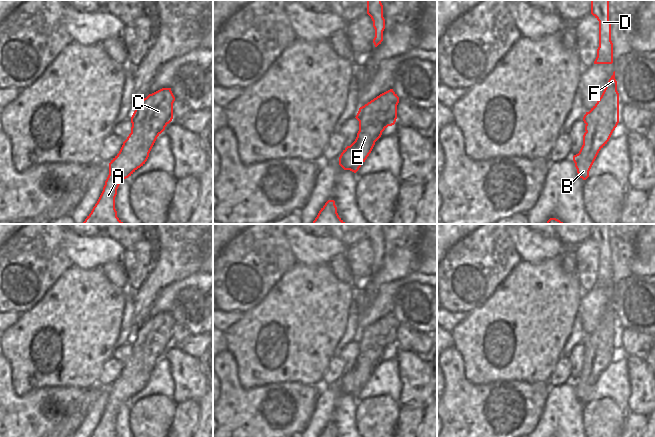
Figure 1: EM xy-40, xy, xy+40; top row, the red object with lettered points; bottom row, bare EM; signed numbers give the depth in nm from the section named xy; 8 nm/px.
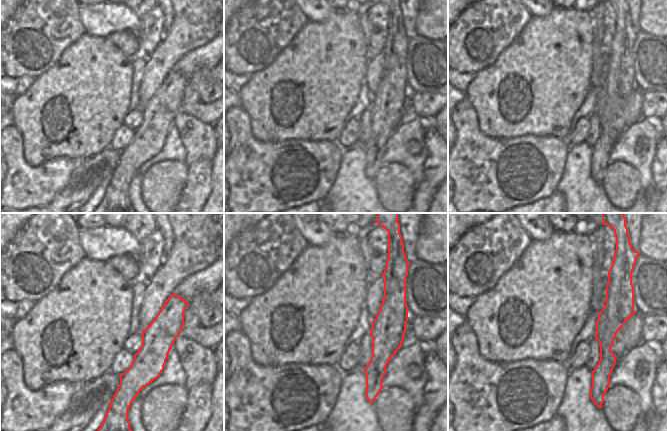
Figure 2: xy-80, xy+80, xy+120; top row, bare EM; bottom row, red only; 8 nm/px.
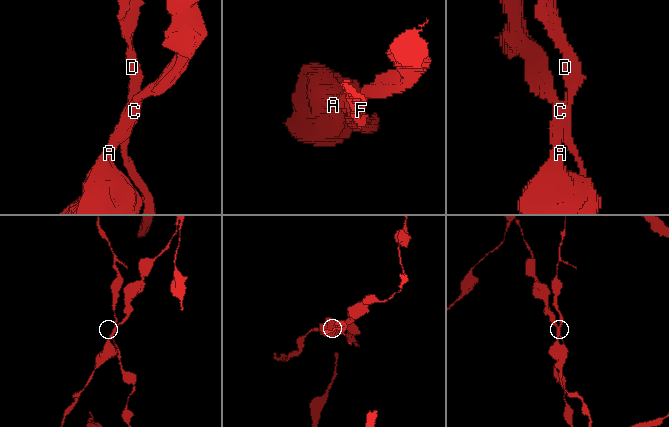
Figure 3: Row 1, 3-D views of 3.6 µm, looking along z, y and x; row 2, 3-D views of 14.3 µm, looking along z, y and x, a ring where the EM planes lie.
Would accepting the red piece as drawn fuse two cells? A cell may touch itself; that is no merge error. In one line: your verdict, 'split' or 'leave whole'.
split

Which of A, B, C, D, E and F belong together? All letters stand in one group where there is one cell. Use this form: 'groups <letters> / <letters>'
groups A C E / B D F

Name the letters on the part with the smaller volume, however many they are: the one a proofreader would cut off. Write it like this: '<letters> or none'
B, D, F

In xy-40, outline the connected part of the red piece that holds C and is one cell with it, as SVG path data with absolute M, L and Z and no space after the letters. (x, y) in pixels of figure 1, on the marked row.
M162 88L141 100L131 117L131 133L123 142L119 153L109 163L109 175L105 181L103 191L87 216L83 224L124 224L118 217L115 209L115 197L122 180L131 176L138 168L143 166L157 137L173 119L173 103L175 97L171 88Z

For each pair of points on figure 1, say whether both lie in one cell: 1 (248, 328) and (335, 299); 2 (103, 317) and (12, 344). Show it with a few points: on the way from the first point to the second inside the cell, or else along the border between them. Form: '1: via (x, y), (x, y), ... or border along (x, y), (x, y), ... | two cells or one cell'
1: via (270, 320), (299, 319), (313, 305) | one cell
2: via (80, 319), (76, 323), (41, 324), (35, 329) | one cell

